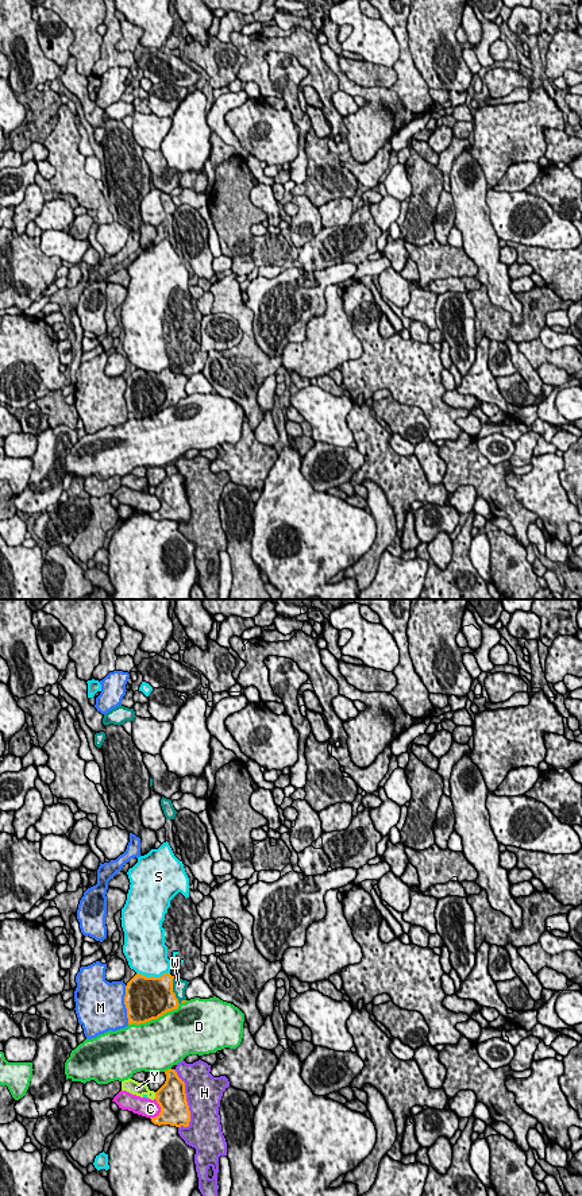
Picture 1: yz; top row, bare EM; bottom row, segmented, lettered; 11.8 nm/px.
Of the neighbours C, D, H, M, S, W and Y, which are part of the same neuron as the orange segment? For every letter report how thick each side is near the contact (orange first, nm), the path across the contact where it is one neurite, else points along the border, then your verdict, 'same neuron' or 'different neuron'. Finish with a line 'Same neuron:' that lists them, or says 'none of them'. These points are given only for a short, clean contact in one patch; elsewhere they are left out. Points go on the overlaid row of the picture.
C: 340/220 nm | different neuron
D: 480/500 nm | different neuron
H: 340/420 nm | different neuron
M: 480/500 nm | different neuron
S: 480/460 nm | different neuron
W: 480/160 nm | same neuron
Y: 340/160 nm | along yz (154, 1092), (155, 1098) | different neuron
Same neuron: W

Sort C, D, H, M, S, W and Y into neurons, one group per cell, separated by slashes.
C / D / H / M / S / W / Y

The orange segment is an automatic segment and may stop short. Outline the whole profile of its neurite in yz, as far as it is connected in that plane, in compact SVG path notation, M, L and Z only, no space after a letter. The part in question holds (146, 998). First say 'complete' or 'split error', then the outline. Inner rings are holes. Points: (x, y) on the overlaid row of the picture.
split error; M136 973L126 985L124 1004L128 1025L146 1023L177 1010L186 1002L188 984L189 981L176 979L170 973L163 973L161 977Z

